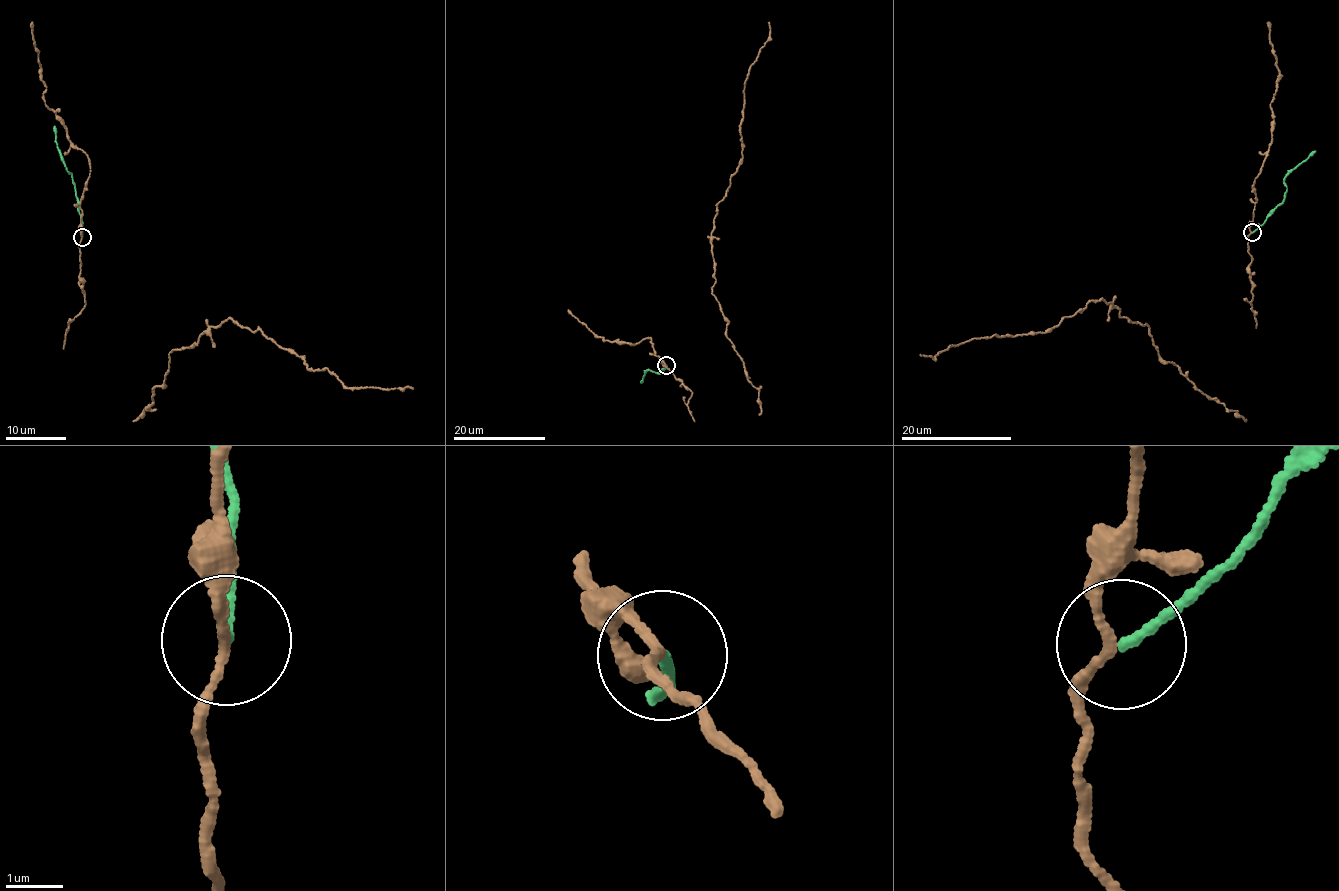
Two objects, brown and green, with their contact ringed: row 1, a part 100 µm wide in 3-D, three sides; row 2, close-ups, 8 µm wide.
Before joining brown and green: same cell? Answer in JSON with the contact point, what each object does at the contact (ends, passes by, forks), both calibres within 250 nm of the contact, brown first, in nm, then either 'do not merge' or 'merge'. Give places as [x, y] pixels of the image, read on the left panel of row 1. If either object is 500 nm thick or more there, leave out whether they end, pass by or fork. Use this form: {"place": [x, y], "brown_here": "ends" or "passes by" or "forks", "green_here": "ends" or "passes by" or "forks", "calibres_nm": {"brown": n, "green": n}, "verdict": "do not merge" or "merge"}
{"place": [82, 237], "brown_here": "passes by", "green_here": "ends", "calibres_nm": {"brown": 140, "green": 150}, "verdict": "do not merge"}

